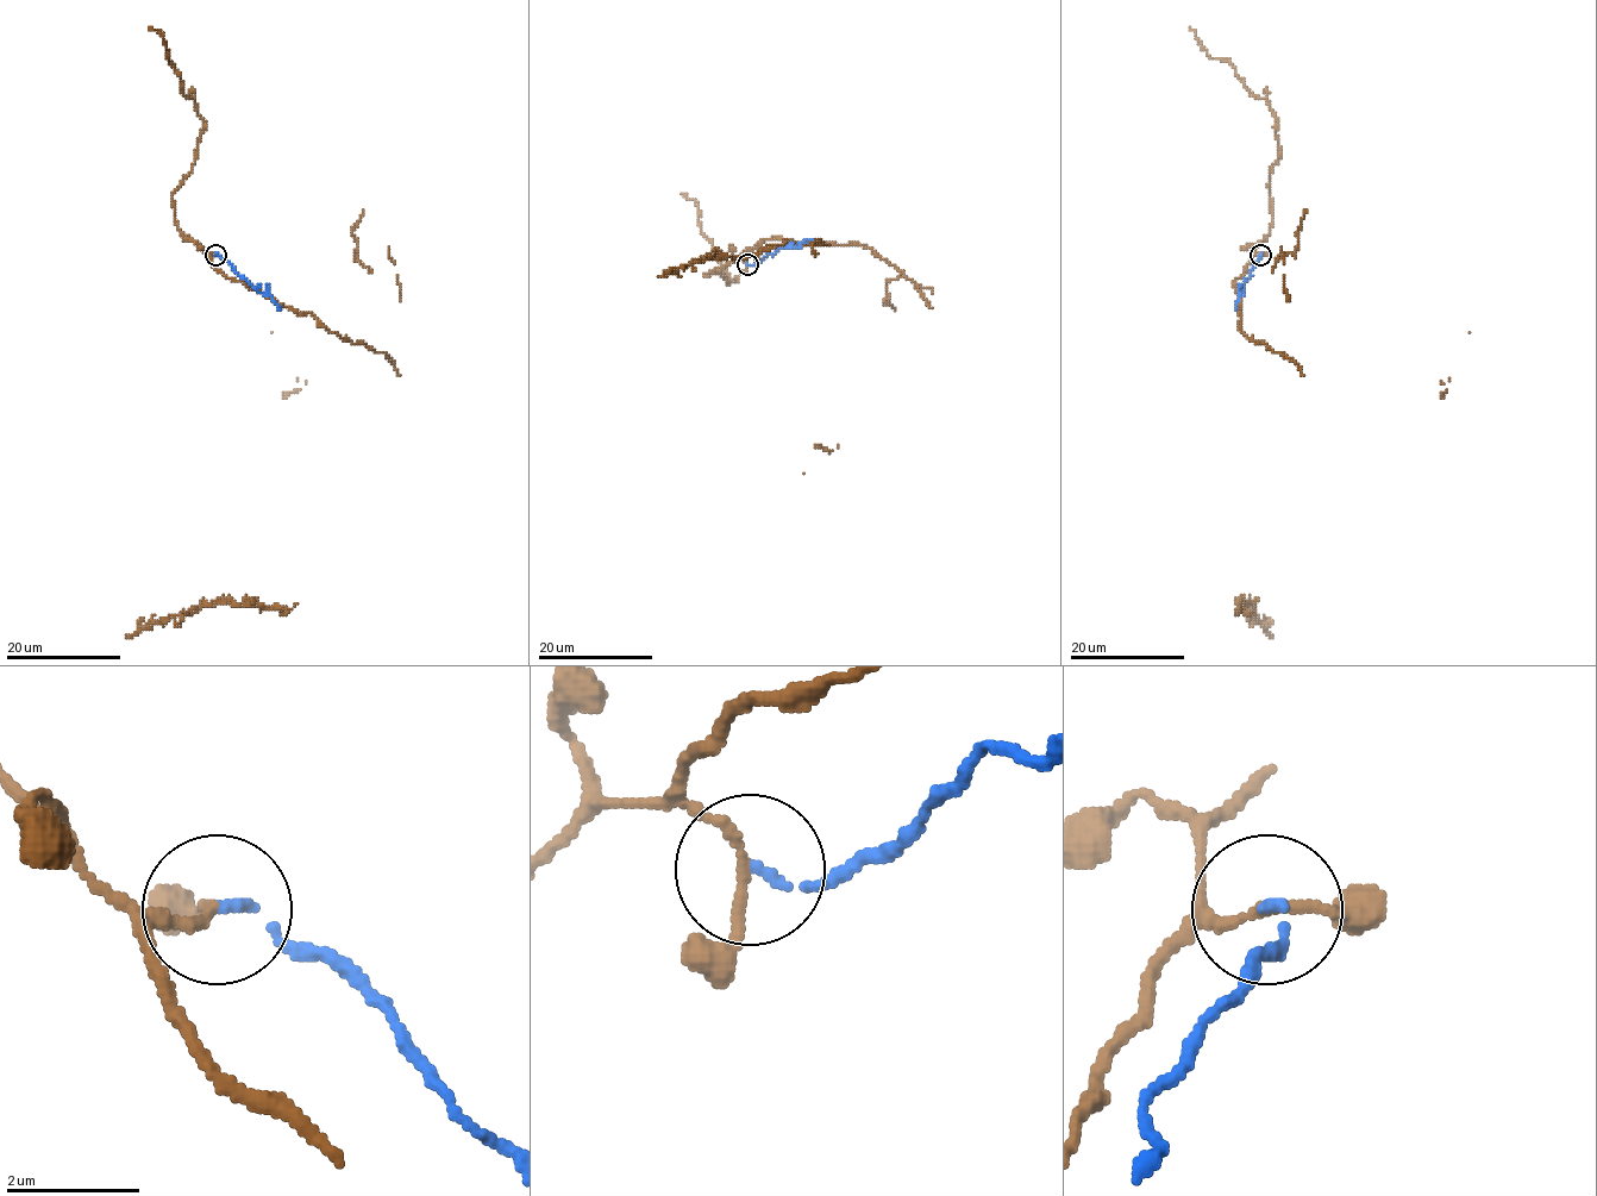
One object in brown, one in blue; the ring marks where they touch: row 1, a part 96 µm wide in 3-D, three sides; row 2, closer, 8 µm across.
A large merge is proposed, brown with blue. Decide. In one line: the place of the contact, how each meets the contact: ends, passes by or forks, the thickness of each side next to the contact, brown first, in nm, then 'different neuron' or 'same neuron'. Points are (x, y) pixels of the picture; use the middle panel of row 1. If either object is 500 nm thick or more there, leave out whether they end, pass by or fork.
(747, 264) | brown passes by | blue ends | 150/110 nm | different neuron

